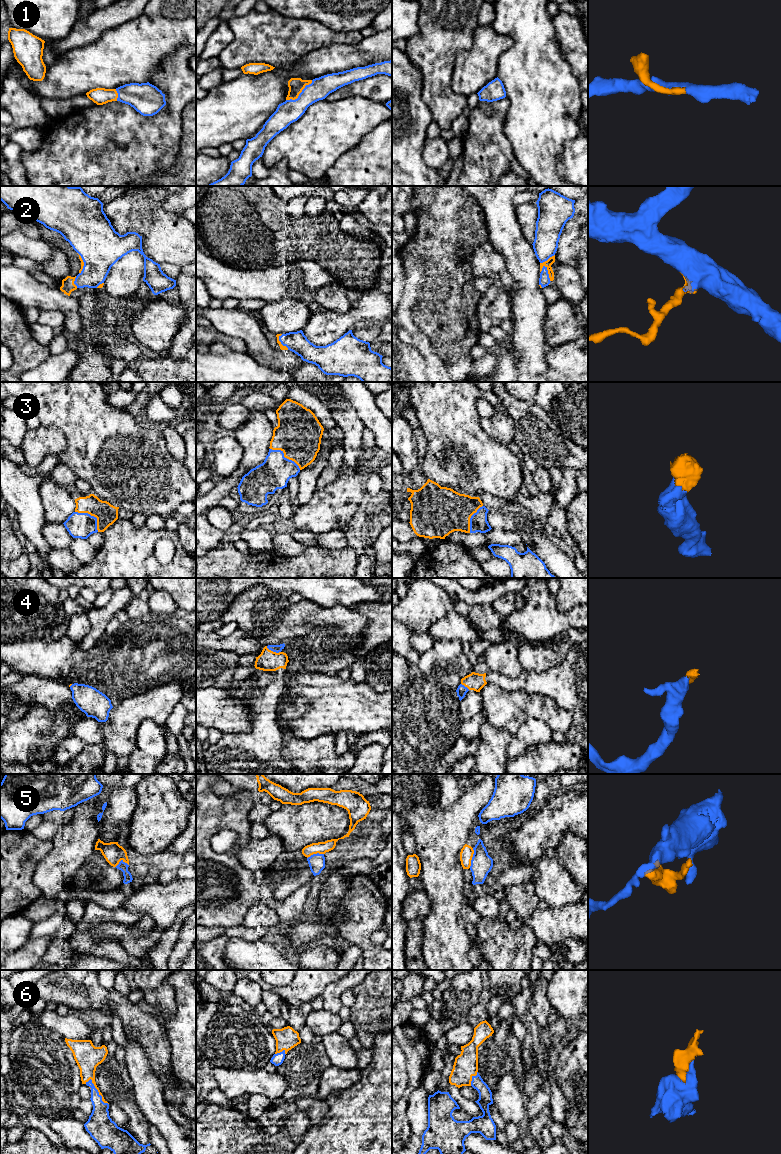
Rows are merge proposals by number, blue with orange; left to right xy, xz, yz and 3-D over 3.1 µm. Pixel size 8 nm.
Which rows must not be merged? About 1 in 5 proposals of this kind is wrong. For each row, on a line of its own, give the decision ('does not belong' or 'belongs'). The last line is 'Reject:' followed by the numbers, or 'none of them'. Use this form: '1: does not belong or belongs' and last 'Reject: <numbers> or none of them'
1: belongs
2: belongs
3: belongs
4: belongs
5: does not belong
6: belongs
Reject: 5

